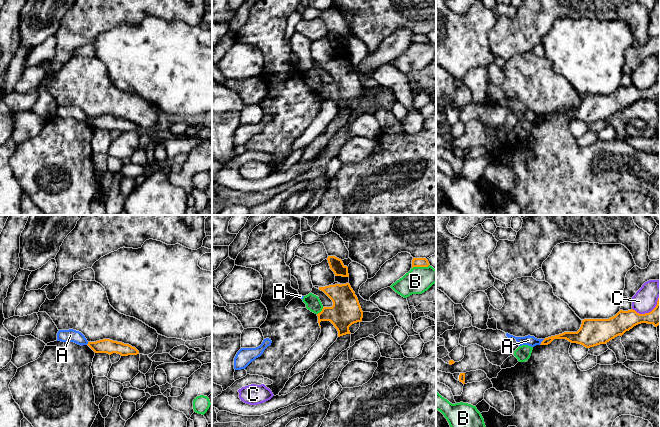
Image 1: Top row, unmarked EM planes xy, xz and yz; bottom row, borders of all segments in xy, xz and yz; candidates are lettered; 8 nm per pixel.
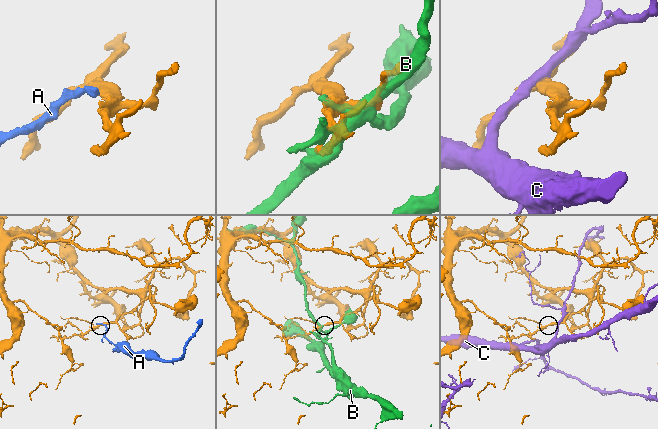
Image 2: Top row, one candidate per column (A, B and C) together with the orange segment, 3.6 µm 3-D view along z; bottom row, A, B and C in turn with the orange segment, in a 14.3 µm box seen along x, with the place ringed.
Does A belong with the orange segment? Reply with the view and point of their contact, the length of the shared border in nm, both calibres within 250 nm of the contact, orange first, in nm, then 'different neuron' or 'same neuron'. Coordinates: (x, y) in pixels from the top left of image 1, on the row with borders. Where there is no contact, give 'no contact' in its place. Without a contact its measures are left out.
yz (541, 342) | 60 nm | 80/80 nm | different neuron

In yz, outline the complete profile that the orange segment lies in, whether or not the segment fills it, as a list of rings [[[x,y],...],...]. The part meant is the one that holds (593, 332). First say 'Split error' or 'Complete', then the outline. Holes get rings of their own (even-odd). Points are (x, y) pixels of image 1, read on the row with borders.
Complete. [[[660,296],[656,307],[649,313],[639,314],[635,310],[620,310],[609,319],[584,319],[577,332],[564,332],[545,338],[540,345],[548,345],[554,339],[566,339],[586,348],[606,344],[617,336],[622,336],[634,326],[647,323],[657,327],[660,324]]]

